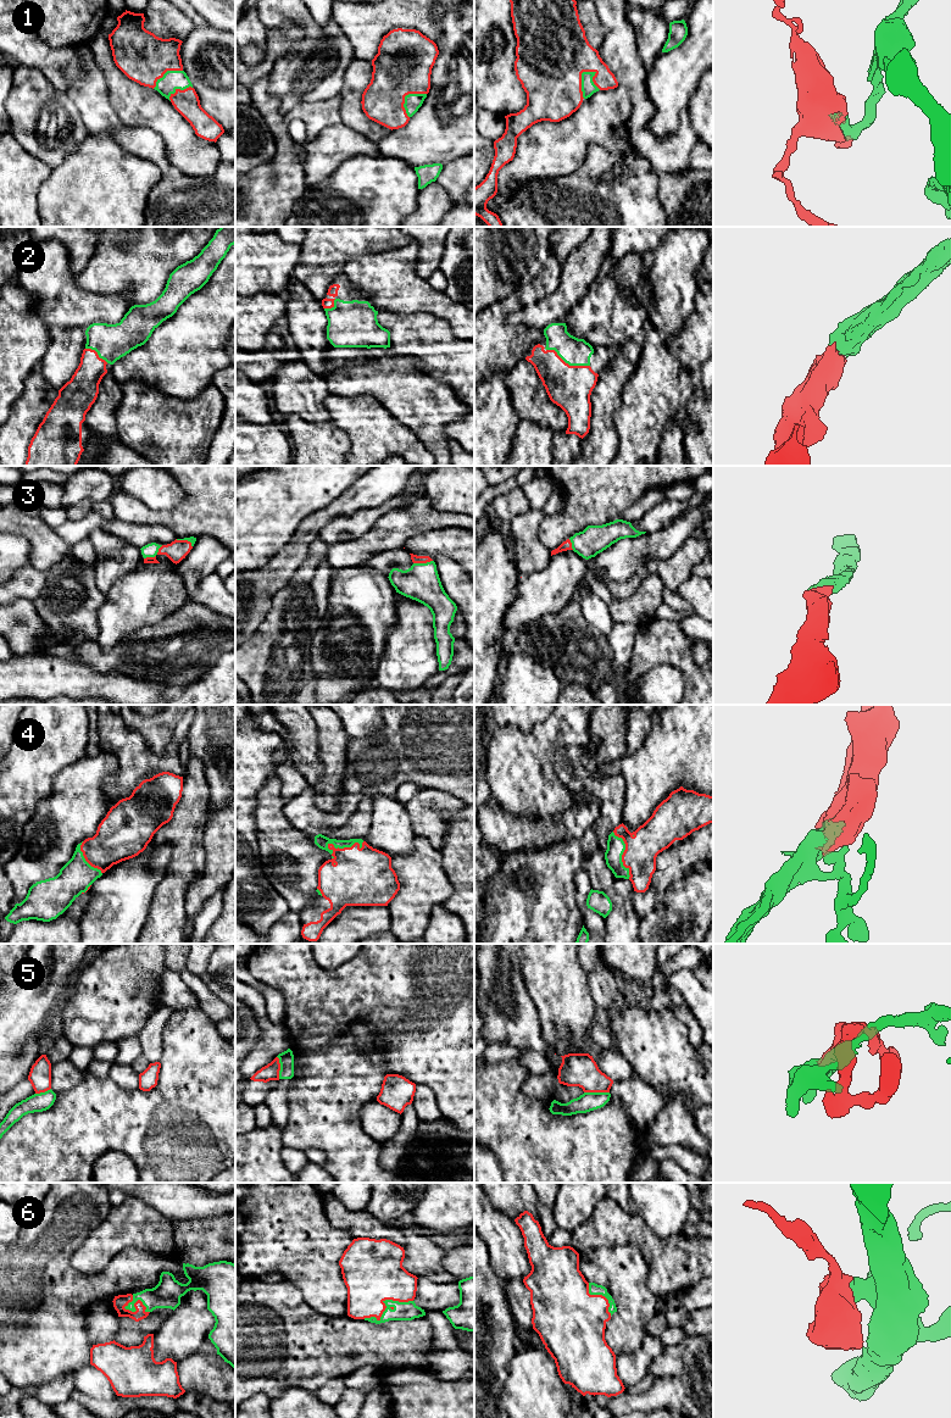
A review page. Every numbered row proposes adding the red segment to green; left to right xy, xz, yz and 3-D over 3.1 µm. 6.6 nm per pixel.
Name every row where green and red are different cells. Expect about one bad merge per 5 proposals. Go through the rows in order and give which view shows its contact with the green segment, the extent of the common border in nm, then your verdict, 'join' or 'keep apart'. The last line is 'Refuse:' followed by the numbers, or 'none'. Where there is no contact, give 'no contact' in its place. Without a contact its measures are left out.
1: meets green in yz; contact 200 nm long; join
2: meets green in yz; contact 320 nm long; join
3: meets green in xz; contact 130 nm long; join
4: meets green in xz; contact 260 nm long; join
5: meets green in yz; contact 170 nm long; keep apart
6: meets green in xz; contact 340 nm long; join
Refuse: 5

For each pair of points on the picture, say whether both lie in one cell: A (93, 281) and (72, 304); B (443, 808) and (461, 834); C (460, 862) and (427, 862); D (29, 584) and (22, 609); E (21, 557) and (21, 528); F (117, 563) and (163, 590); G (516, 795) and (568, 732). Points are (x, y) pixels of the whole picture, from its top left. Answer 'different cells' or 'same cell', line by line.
A: different cells
B: different cells
C: different cells
D: different cells
E: different cells
F: different cells
G: same cell

